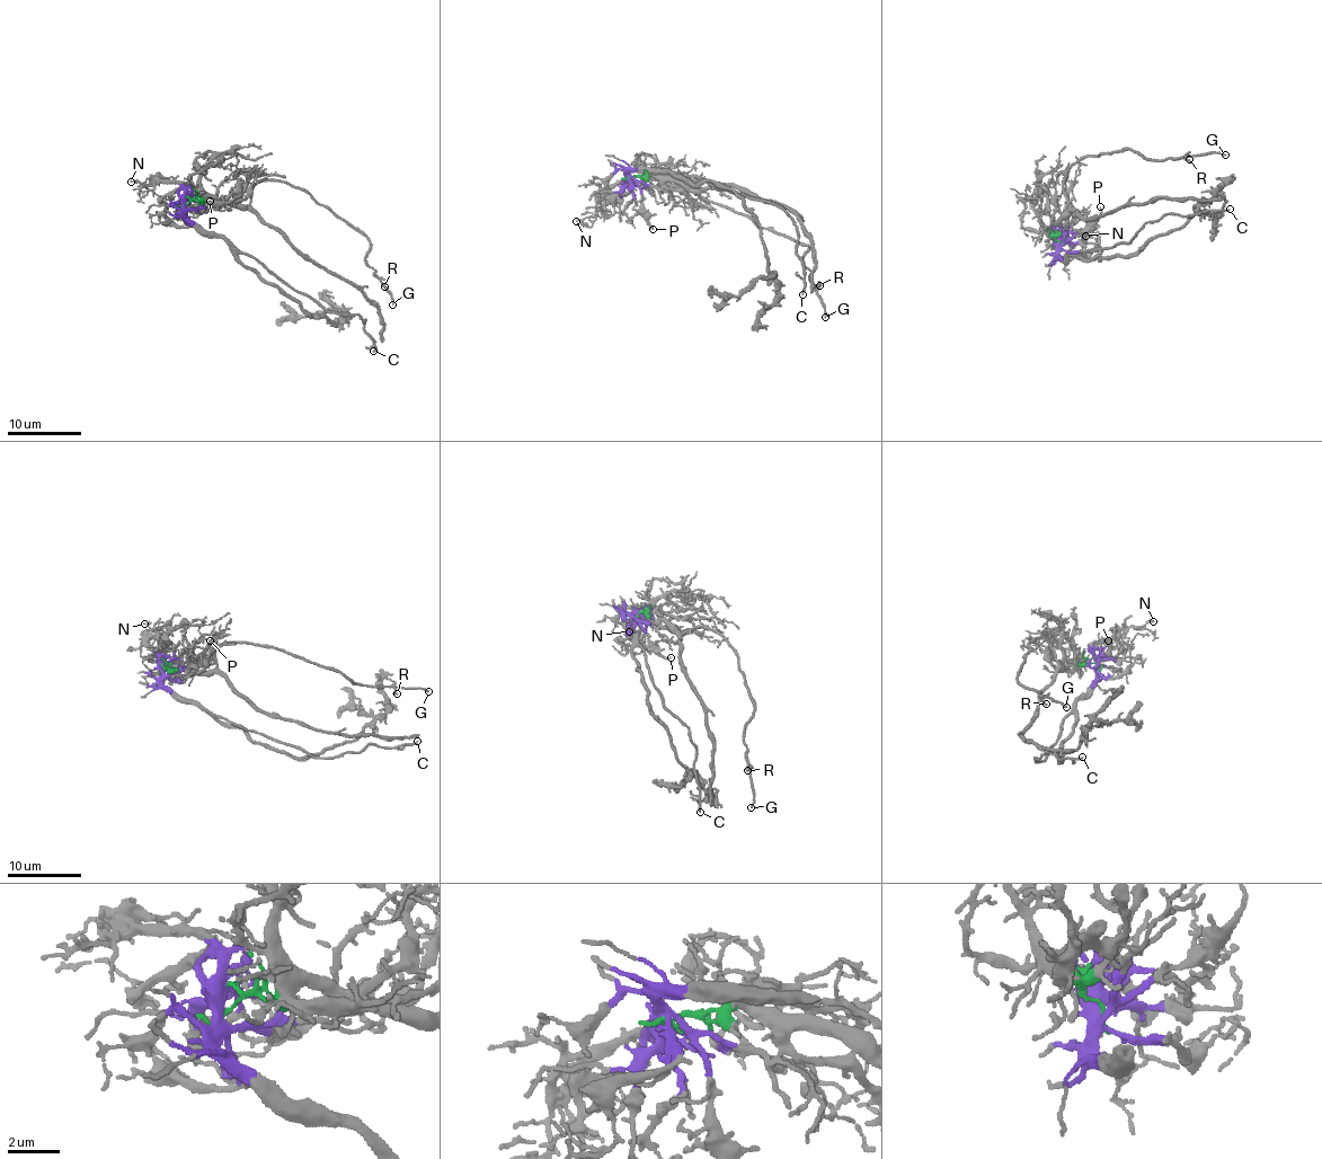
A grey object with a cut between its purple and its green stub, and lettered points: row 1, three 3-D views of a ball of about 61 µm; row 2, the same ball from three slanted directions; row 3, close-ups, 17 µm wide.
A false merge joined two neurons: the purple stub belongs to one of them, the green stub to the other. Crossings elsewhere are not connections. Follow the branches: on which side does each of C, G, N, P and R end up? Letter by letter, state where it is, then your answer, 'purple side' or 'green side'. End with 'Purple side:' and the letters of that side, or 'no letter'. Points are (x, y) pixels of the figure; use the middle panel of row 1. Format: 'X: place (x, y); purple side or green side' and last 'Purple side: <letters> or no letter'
C: place (803, 294); purple side
G: place (825, 317); green side
N: place (576, 221); purple side
P: place (653, 229); purple side
R: place (819, 285); green side
Purple side: C, N, P

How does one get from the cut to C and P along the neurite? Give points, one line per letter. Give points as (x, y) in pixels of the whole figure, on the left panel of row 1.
C: (184, 206), (186, 218), (205, 231), (225, 237), (326, 310), (358, 316), (365, 321), (373, 350)
P: (184, 206), (198, 210), (198, 213), (209, 200)

